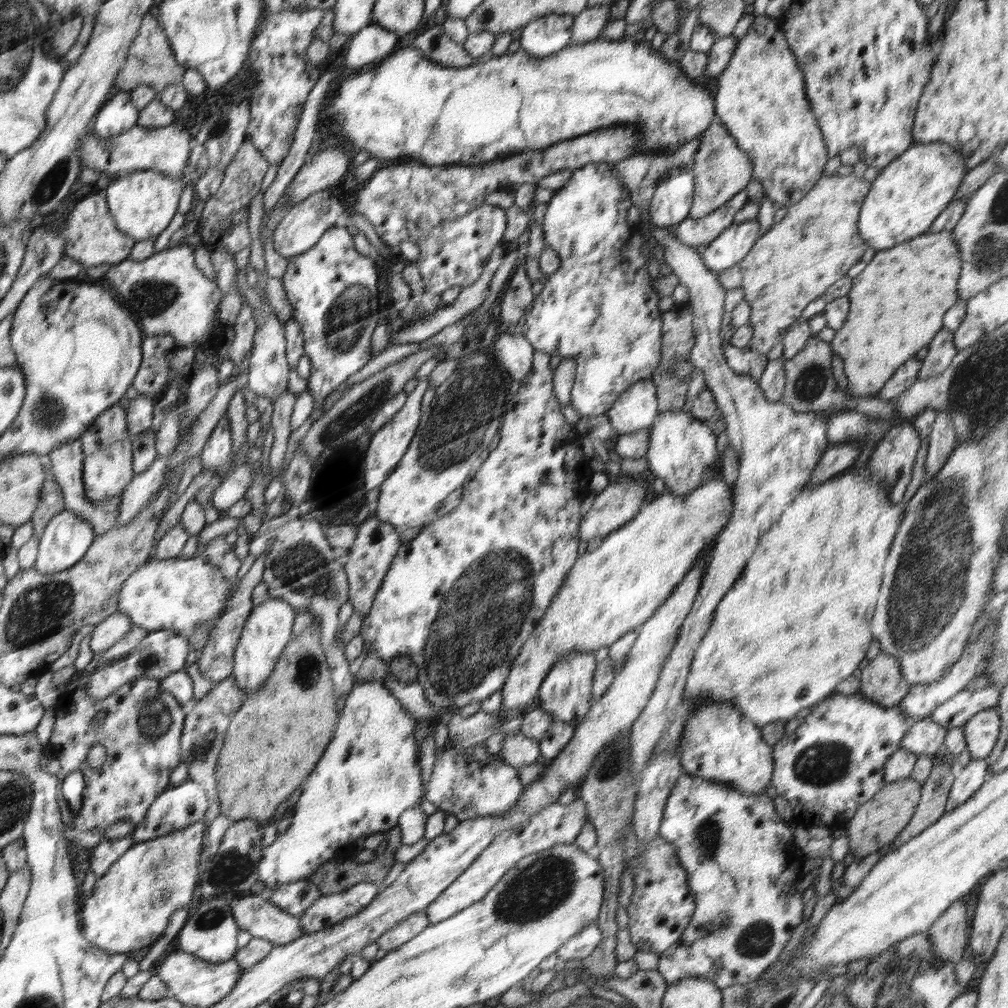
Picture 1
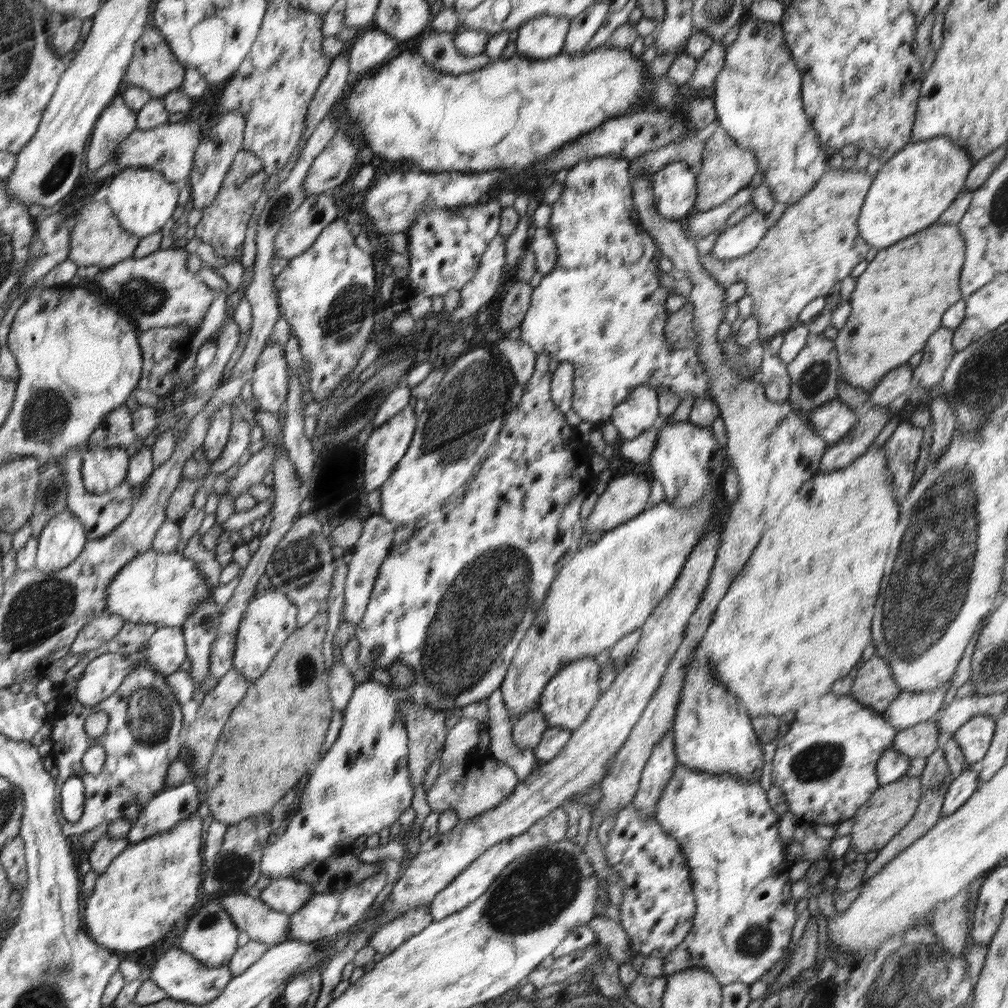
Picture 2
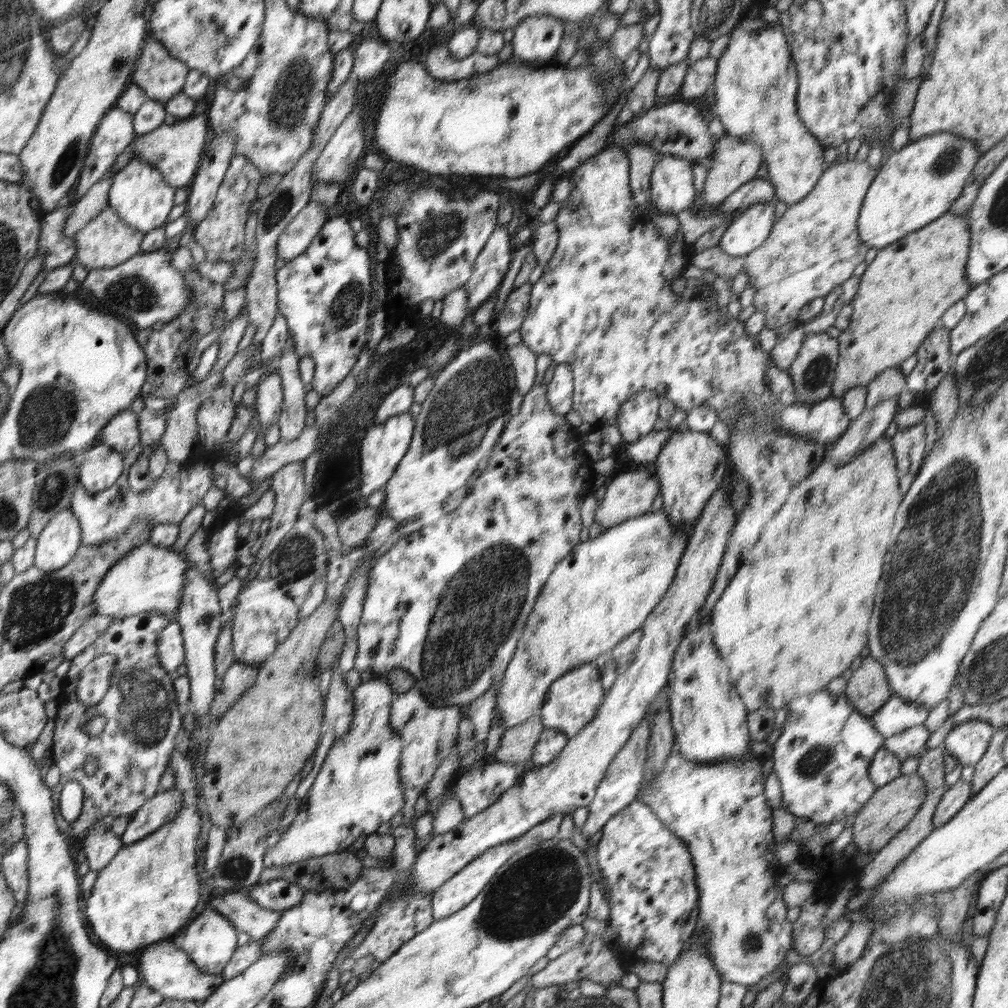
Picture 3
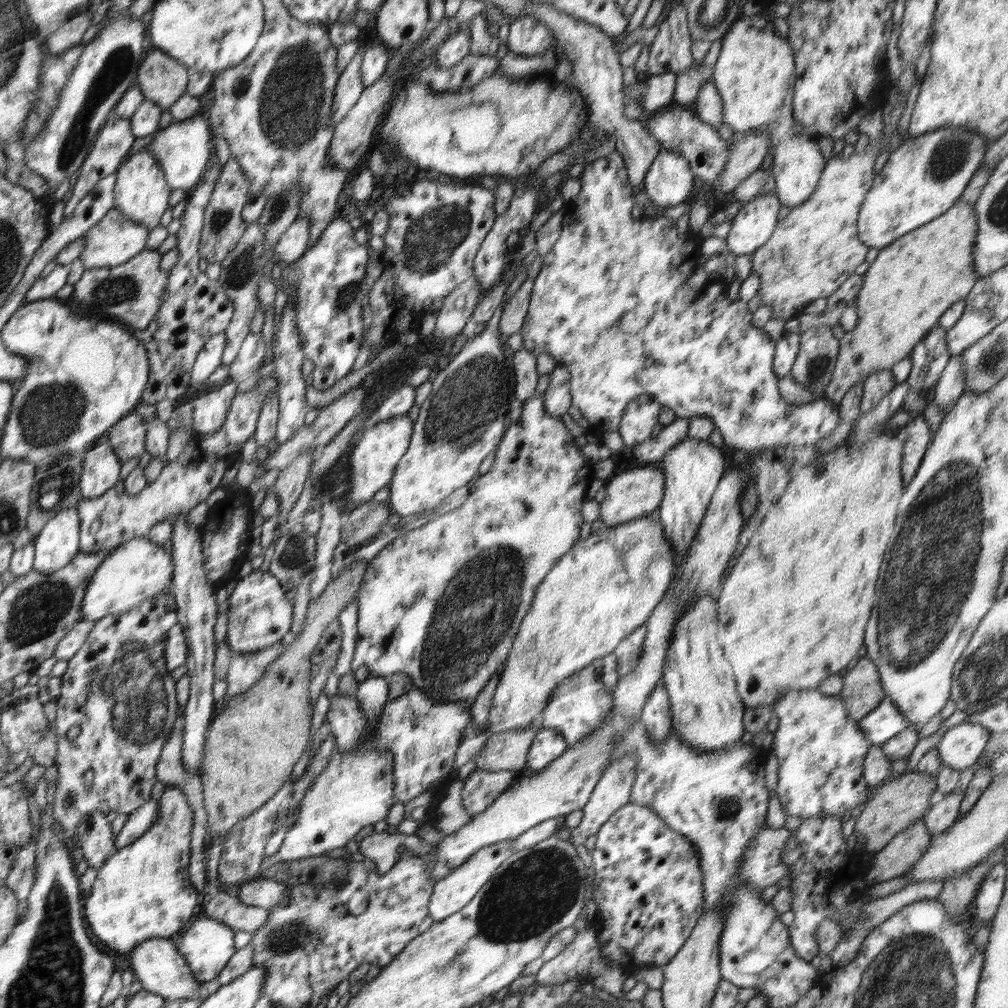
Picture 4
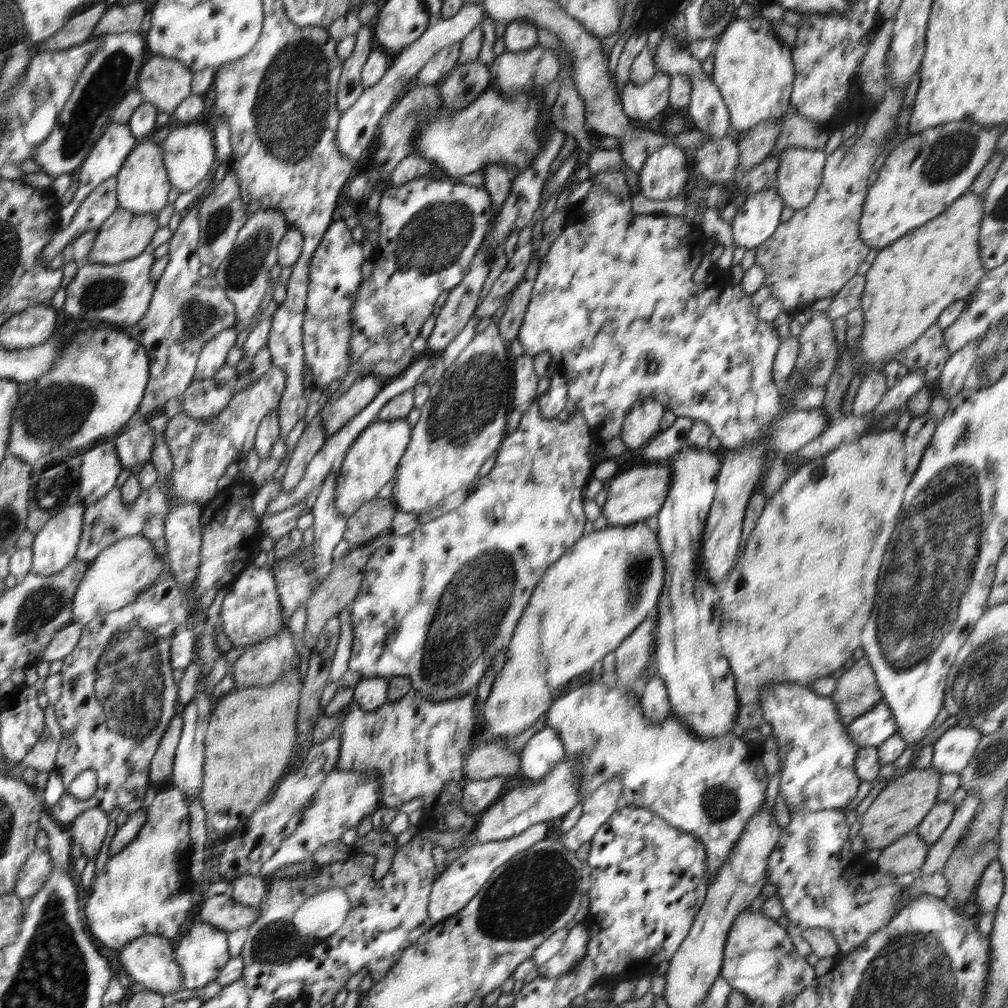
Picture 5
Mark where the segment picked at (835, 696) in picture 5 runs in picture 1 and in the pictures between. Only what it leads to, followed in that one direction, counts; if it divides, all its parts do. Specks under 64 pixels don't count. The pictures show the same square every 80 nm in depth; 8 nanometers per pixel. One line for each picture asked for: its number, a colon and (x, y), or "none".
1: (881, 681)
2: (874, 686)
3: (867, 690)
4: (862, 689)

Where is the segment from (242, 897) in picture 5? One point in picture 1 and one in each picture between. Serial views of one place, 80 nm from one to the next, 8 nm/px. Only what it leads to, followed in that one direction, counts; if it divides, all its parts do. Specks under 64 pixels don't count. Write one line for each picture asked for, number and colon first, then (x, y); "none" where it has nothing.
1: (295, 897)
2: (287, 895)
3: (278, 894)
4: (266, 893)

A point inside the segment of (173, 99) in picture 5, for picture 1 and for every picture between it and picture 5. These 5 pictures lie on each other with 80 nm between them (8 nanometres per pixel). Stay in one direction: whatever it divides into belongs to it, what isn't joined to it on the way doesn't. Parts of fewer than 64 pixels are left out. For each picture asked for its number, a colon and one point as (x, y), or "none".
1: (151, 62)
2: (154, 66)
3: (161, 76)
4: (162, 79)

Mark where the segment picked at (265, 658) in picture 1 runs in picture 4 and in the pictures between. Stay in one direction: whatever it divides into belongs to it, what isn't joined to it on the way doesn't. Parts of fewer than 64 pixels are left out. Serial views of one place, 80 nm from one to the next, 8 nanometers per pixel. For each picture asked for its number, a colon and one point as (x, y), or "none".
2: (270, 617)
3: (265, 615)
4: (259, 614)

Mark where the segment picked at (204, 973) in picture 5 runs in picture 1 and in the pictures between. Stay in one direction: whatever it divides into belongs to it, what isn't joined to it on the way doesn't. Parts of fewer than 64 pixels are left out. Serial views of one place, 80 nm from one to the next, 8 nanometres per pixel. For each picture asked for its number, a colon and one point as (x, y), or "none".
1: (209, 933)
2: (210, 936)
3: (210, 941)
4: (208, 945)

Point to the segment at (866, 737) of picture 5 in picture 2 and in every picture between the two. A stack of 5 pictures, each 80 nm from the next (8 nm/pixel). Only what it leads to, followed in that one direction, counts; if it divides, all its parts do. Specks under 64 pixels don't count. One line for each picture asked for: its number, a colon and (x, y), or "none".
2: (909, 708)
3: (895, 715)
4: (885, 721)

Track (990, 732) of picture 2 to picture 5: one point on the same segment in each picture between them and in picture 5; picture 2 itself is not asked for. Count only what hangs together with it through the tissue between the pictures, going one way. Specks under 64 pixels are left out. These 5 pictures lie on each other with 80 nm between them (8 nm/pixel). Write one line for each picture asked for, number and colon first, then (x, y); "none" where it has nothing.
3: (967, 742)
4: (960, 746)
5: (952, 751)

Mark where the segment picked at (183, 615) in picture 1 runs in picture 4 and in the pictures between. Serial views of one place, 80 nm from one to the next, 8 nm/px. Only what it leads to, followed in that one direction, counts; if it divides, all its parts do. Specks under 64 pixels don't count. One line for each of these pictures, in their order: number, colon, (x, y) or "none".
2: (163, 588)
3: (151, 578)
4: (135, 571)

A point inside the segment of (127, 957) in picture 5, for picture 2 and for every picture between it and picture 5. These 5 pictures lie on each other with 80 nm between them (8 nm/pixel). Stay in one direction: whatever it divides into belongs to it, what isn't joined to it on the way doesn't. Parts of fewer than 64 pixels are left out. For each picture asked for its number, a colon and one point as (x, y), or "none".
2: (184, 978)
3: (165, 969)
4: (157, 966)

